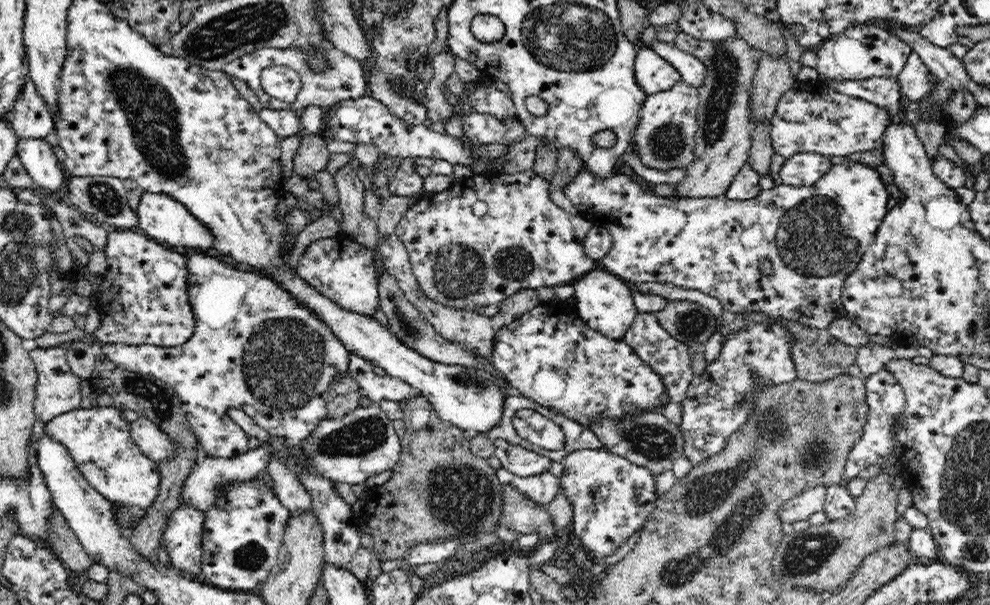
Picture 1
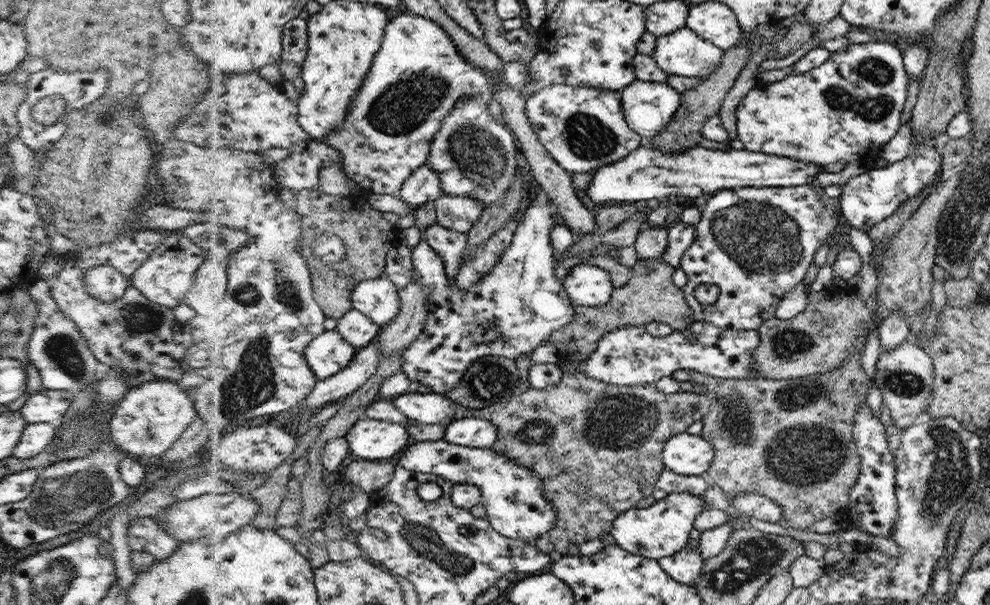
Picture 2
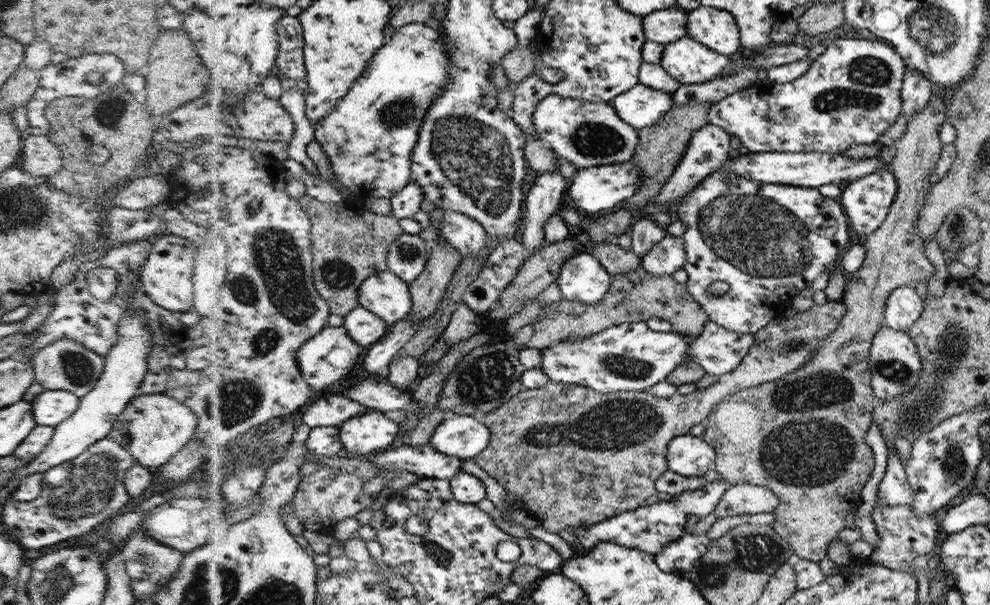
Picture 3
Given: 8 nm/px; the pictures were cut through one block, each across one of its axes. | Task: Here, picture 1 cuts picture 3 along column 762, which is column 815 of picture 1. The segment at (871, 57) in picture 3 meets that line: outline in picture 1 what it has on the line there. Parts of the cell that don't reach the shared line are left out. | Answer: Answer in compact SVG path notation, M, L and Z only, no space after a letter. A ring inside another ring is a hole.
M820 80L797 84L782 94L775 115L769 120L769 133L775 154L785 159L791 155L818 153L827 157L848 156L882 148L883 131L893 122L888 109L867 100L832 90Z

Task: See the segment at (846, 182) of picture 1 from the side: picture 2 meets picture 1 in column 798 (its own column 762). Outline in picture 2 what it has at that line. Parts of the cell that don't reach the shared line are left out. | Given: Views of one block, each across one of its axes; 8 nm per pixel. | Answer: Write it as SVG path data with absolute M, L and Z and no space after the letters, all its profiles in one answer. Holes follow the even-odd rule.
M803 186L786 187L744 187L720 190L712 193L702 217L696 225L697 238L683 256L678 266L687 274L687 283L681 288L686 304L694 313L696 321L714 323L722 329L757 330L763 322L775 318L782 298L804 280L816 250L829 243L836 226L835 208L826 206L820 194ZM701 284L715 284L719 288L719 298L713 304L700 304L693 297L694 290Z

